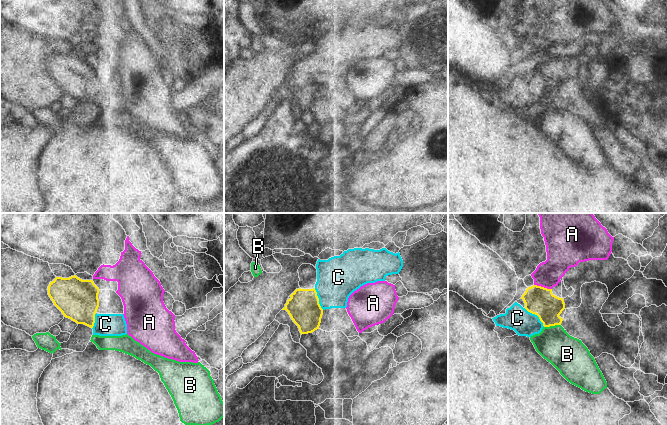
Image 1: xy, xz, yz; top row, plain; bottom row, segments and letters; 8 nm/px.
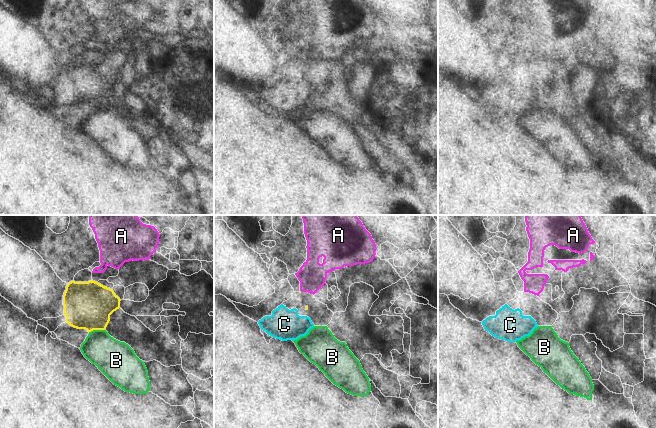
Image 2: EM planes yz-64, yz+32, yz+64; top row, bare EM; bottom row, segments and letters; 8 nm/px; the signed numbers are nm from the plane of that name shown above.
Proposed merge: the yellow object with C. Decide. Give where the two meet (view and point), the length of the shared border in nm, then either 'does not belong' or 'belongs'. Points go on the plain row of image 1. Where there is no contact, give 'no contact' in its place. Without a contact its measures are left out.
contact yz (536, 90); length 220 nm; belongs

